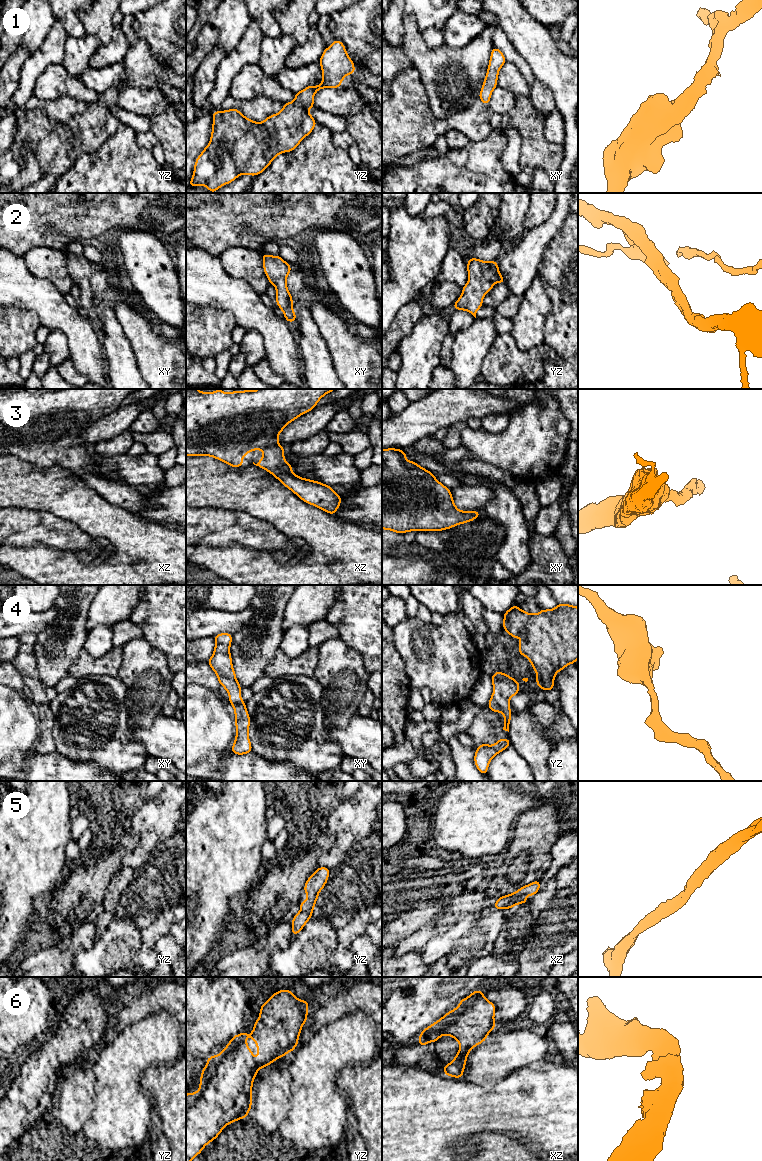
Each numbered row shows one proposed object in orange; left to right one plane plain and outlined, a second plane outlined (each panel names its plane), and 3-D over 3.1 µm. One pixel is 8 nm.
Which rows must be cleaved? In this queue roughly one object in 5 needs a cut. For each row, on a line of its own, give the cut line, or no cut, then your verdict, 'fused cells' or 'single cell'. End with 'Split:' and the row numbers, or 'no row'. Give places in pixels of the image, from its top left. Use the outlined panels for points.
1: no cut; single cell
2: no cut; single cell
3: no cut; single cell
4: no cut; single cell
5: no cut; single cell
6: no cut; single cell
Split: no row

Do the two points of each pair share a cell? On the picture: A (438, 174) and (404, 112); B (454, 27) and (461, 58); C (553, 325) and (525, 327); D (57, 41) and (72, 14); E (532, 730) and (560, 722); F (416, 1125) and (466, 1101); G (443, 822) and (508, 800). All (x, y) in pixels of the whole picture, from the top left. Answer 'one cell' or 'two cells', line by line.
A: two cells
B: two cells
C: two cells
D: two cells
E: two cells
F: one cell
G: one cell

